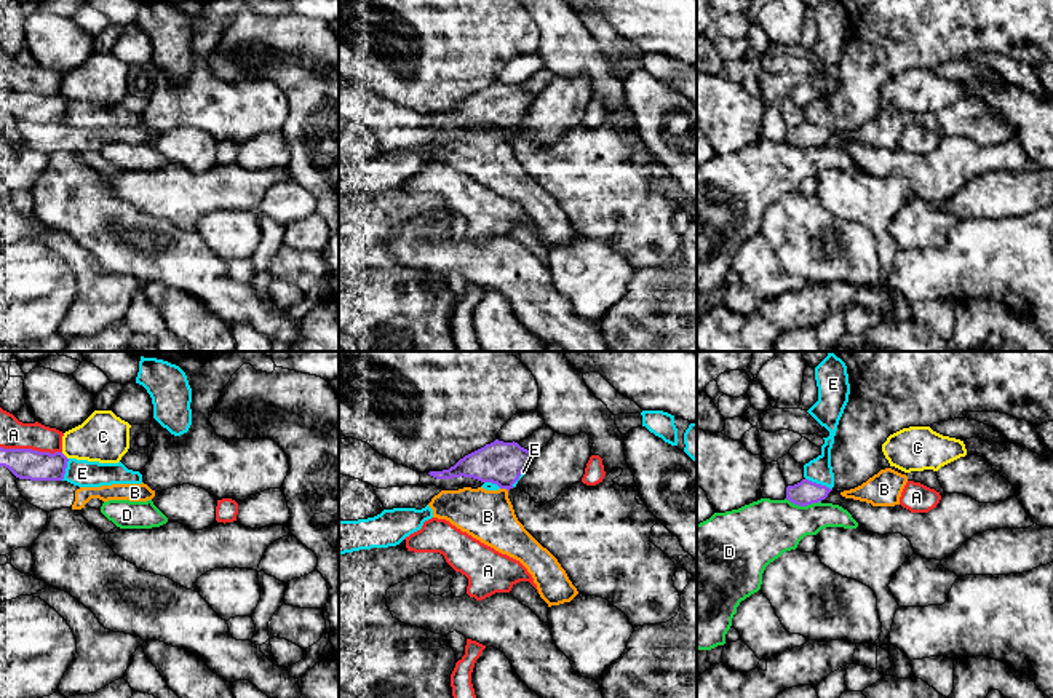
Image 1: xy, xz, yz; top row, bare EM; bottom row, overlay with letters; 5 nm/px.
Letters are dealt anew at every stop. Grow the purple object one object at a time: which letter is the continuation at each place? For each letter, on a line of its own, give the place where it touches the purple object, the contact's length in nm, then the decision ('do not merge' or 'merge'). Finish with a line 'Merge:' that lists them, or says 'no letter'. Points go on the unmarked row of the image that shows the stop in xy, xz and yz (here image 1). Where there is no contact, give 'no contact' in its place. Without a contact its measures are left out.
A: xy (31, 91) | 320 nm | do not merge
B: xz (504, 130) | 40 nm | do not merge
C: xy (64, 98) | 50 nm | do not merge
D: yz (802, 147) | 180 nm | do not merge
E: yz (818, 126) | 150 nm | do not merge
Merge: no letter

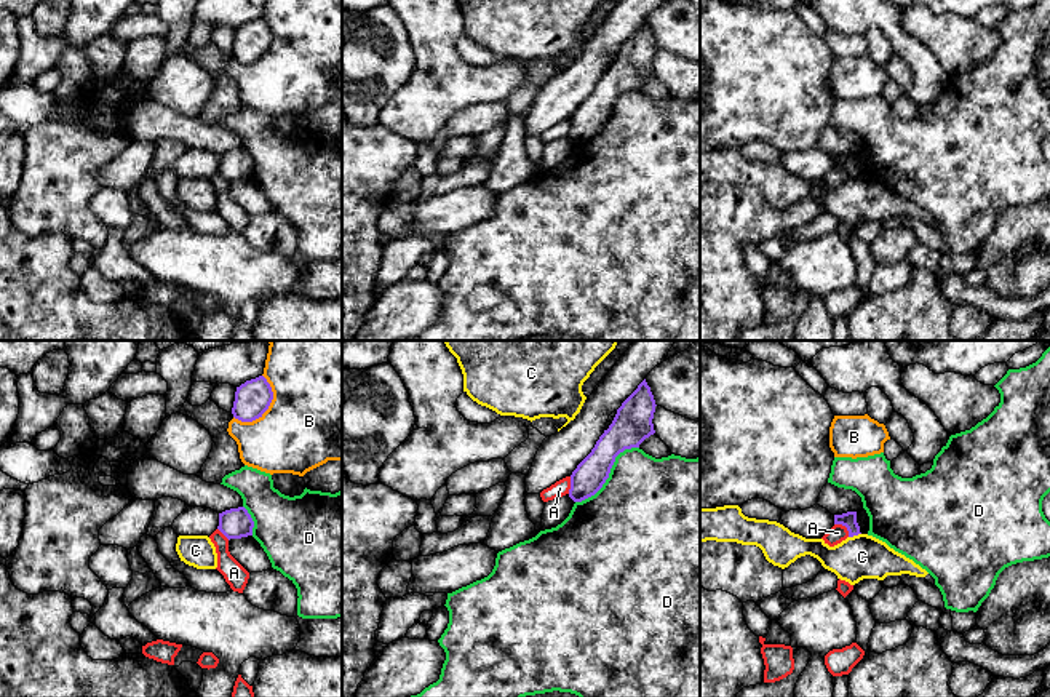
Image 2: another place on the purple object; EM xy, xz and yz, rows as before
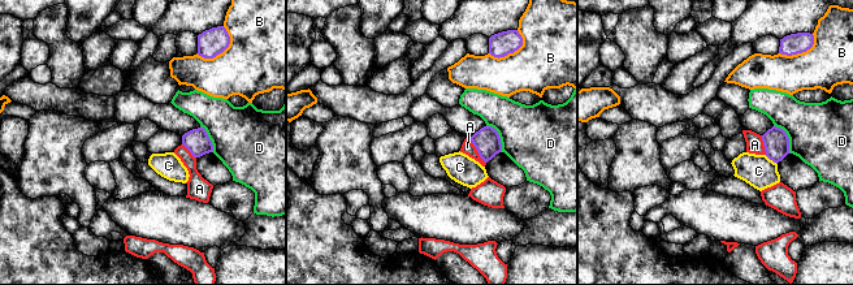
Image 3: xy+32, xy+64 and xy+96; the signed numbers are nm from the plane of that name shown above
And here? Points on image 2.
A: yz (844, 167) | 100 nm | do not merge
B: xy (267, 50) | 280 nm | do not merge
C: yz (854, 176) | 70 nm | do not merge
D: xz (609, 114) | 420 nm | do not merge
Merge: no letter

